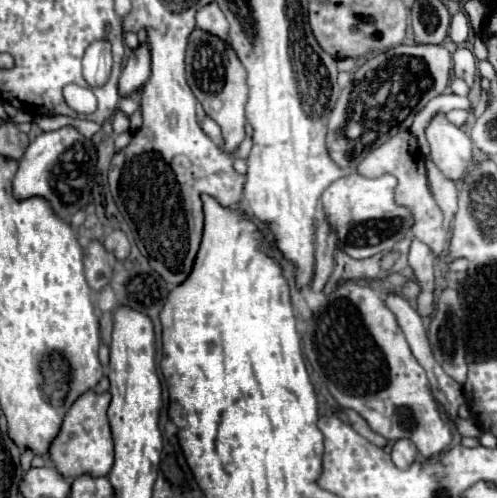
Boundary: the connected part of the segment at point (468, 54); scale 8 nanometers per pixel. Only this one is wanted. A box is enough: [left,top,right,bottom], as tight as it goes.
[453,48,477,86]

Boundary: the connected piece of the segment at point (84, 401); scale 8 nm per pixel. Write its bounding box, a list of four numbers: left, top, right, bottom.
[49,390,113,478]

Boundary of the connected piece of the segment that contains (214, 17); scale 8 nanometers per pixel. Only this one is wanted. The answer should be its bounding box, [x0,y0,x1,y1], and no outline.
[197,2,229,40]

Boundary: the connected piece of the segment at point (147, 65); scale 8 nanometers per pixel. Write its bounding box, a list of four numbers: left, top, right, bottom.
[119,44,151,98]

